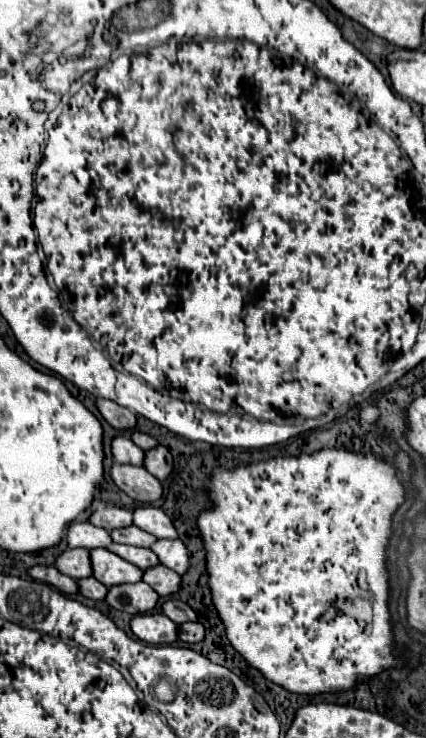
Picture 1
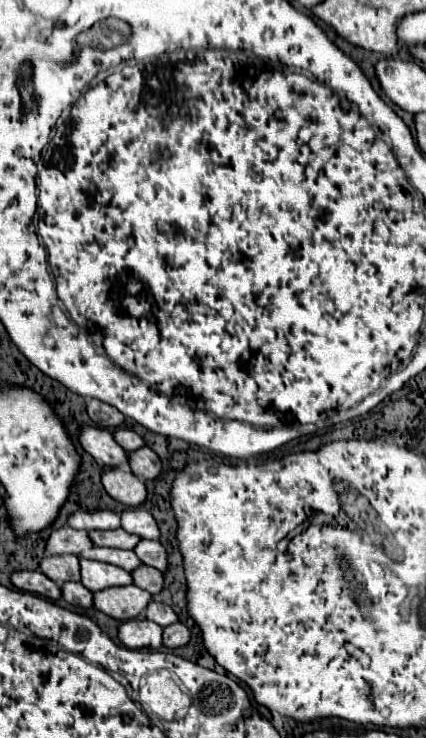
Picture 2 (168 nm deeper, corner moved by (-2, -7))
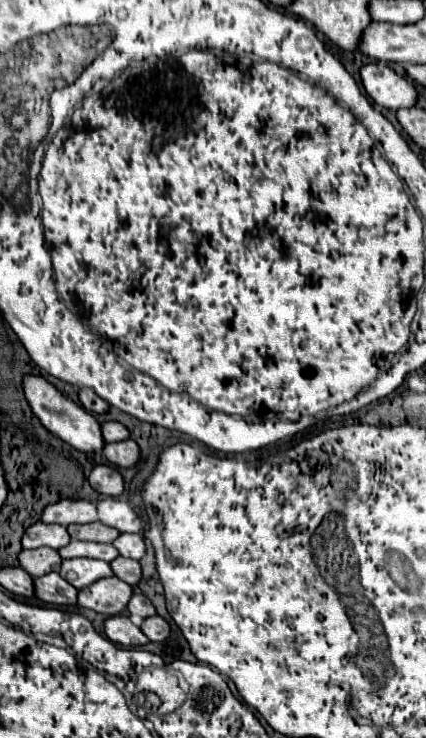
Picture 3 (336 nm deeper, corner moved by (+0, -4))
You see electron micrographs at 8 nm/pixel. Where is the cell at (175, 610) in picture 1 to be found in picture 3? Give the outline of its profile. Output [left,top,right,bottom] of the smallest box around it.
[127,595,155,619]

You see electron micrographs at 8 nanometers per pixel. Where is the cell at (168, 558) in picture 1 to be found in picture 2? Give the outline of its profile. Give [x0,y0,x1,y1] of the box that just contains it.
[135,540,169,572]

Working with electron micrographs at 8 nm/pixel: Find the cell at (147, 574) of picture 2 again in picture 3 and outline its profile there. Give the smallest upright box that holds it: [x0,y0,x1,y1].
[111,557,141,585]

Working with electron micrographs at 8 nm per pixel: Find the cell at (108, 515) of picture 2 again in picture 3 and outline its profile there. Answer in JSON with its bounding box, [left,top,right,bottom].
[41,499,99,525]

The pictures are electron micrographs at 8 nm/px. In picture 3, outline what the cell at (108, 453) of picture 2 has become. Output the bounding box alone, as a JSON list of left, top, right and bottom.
[23,375,105,453]

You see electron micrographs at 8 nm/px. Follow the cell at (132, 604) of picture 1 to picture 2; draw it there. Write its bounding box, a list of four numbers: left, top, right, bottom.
[93,586,151,620]

